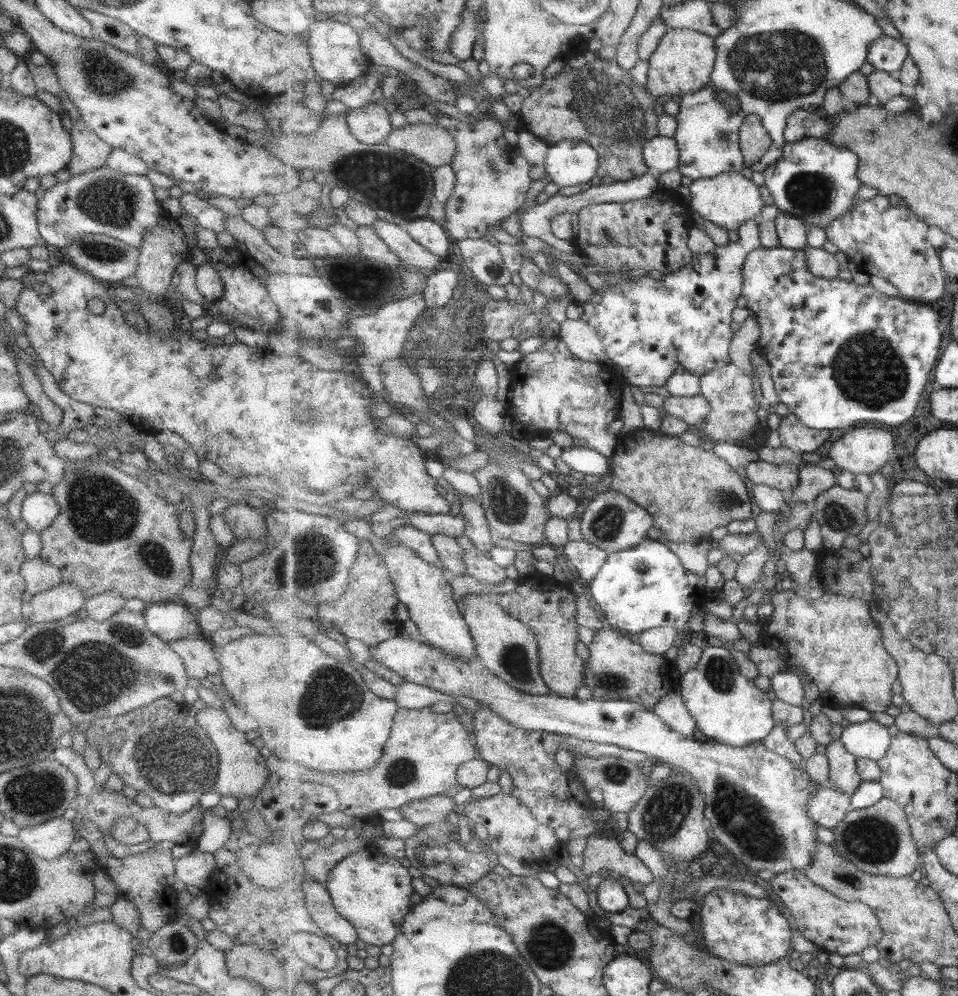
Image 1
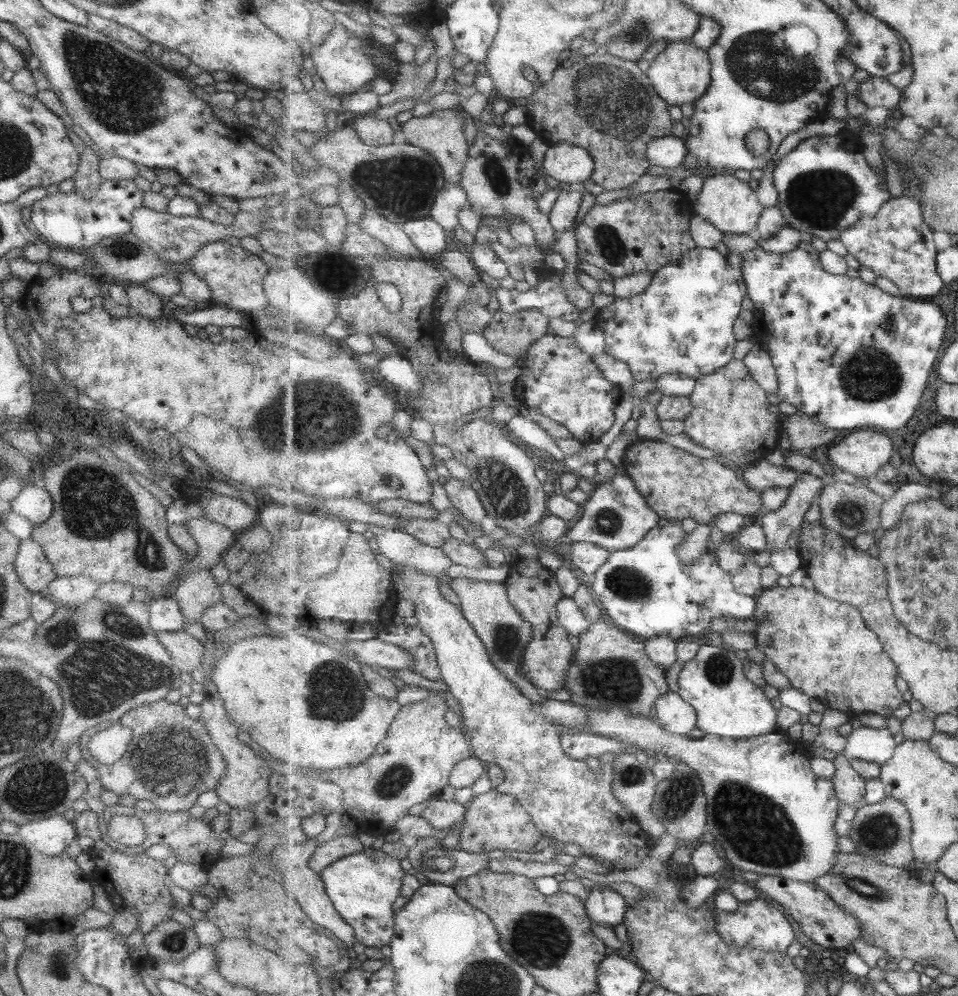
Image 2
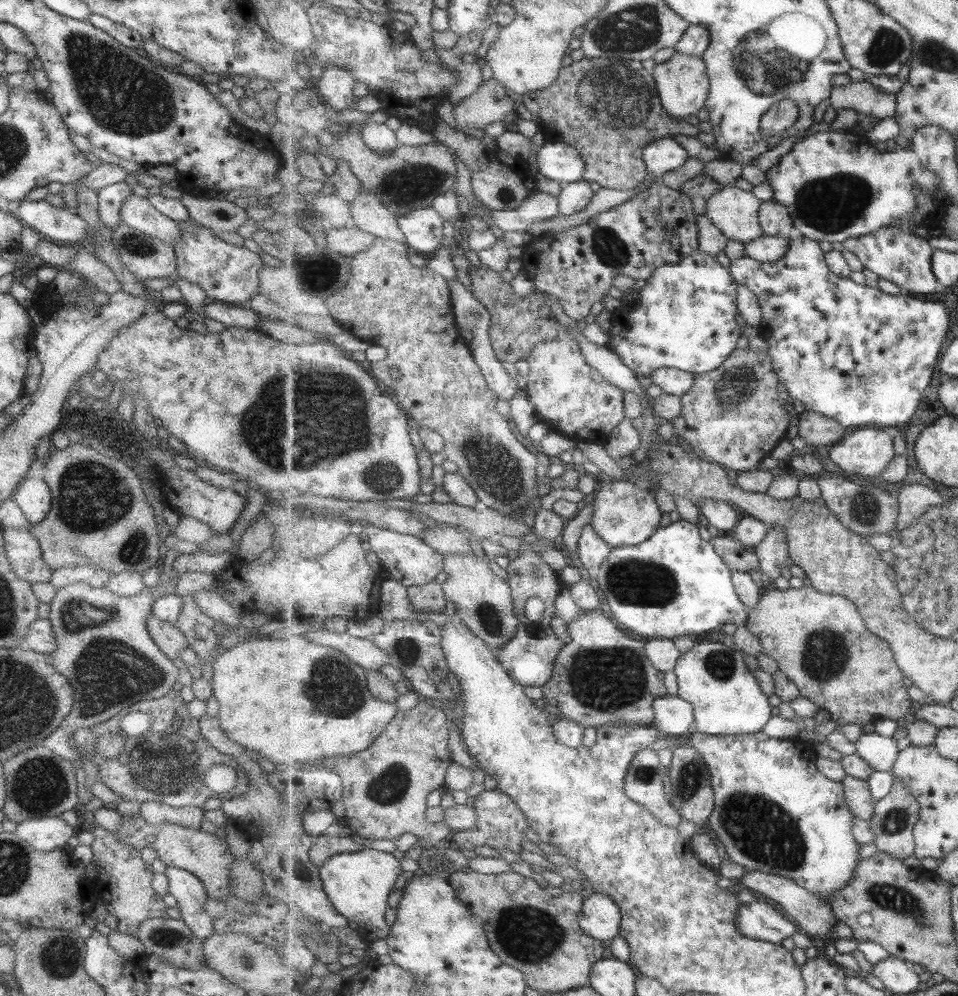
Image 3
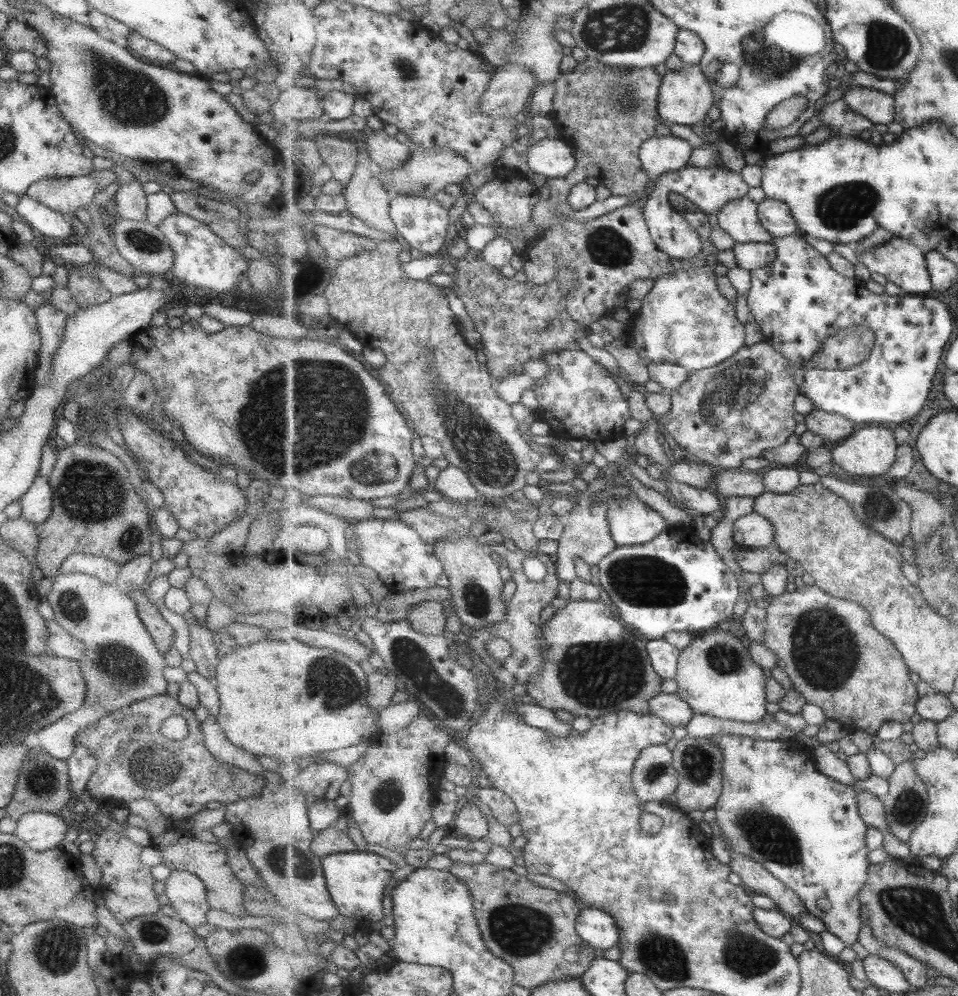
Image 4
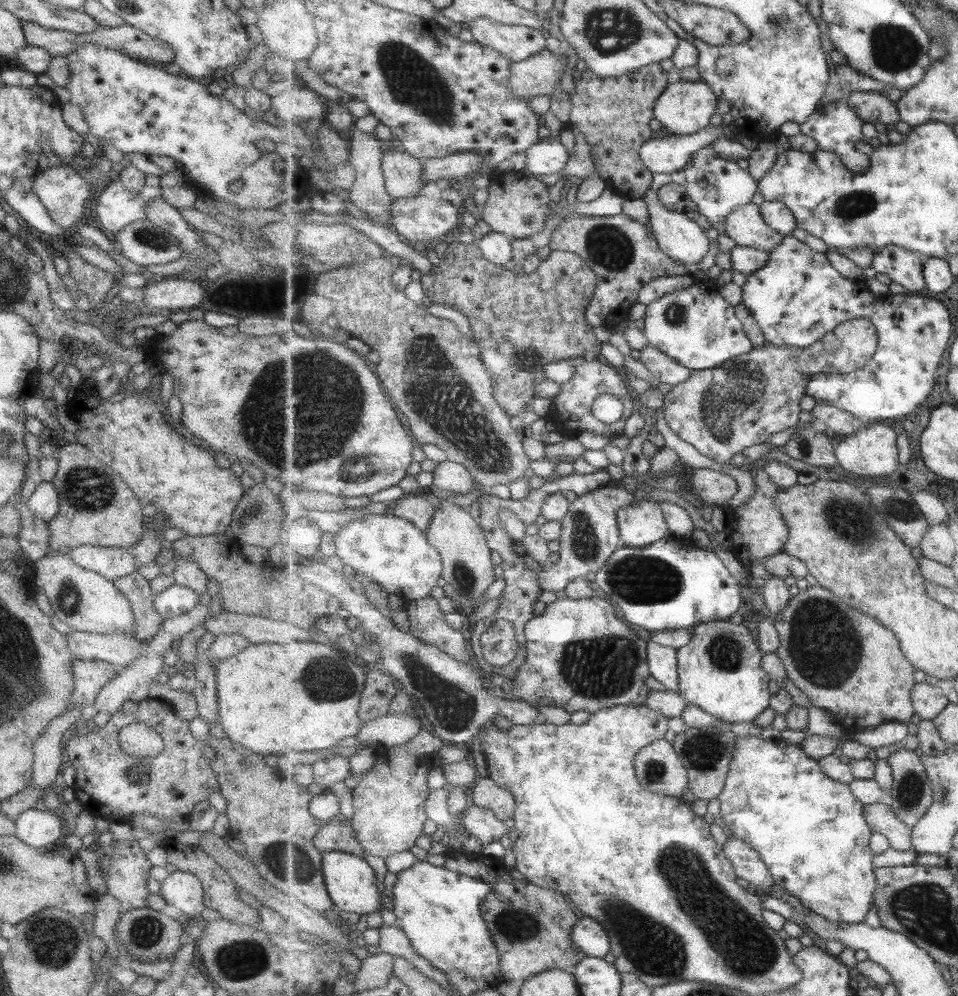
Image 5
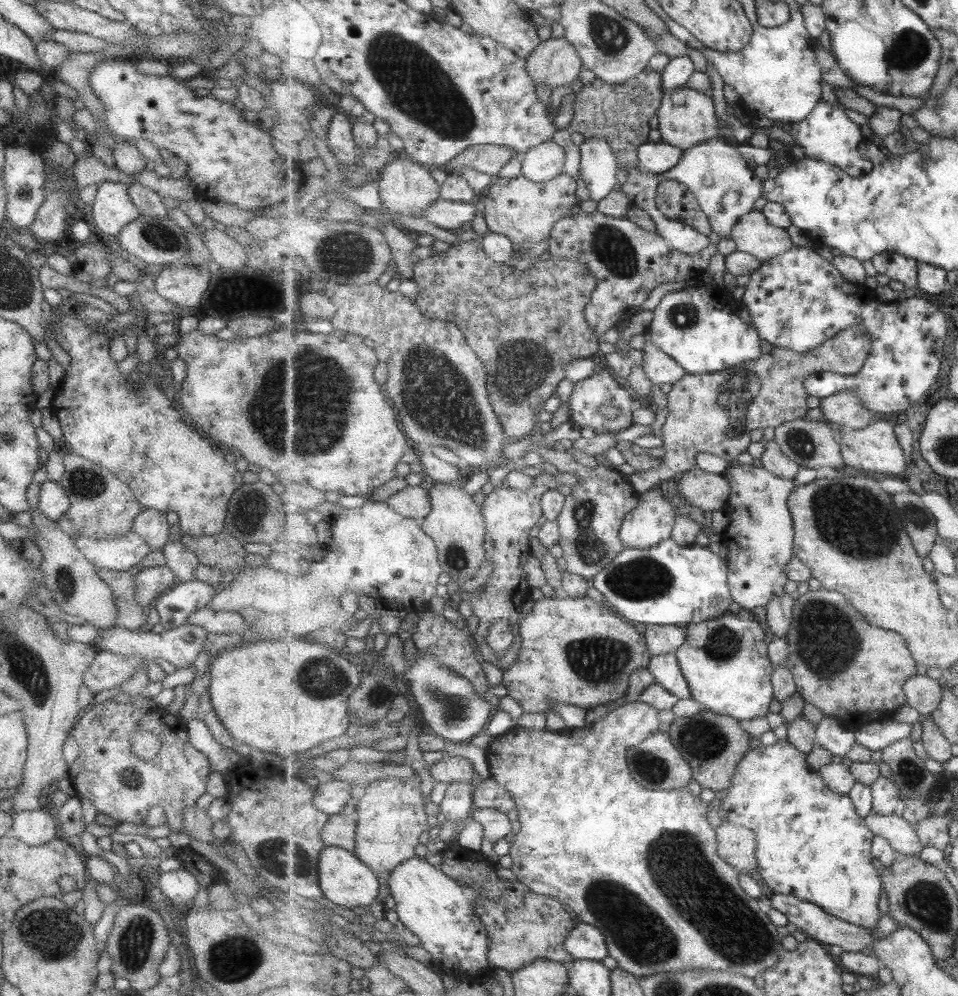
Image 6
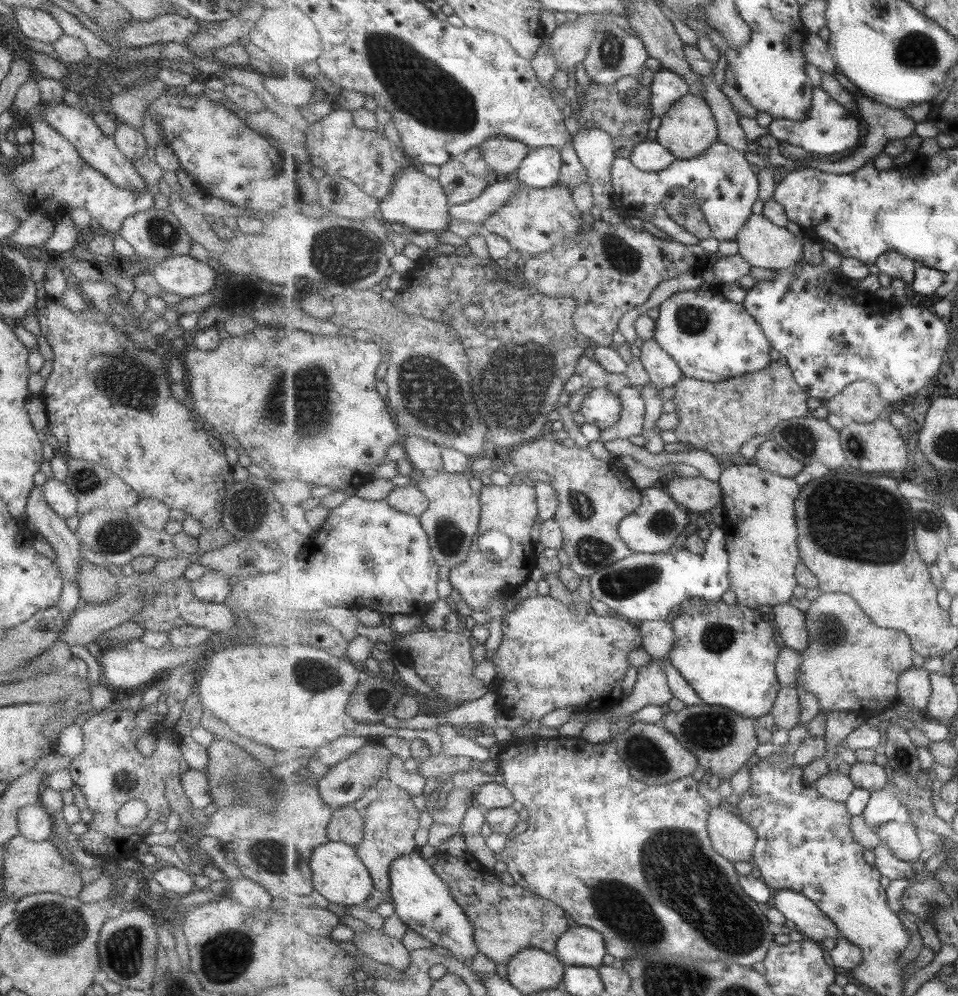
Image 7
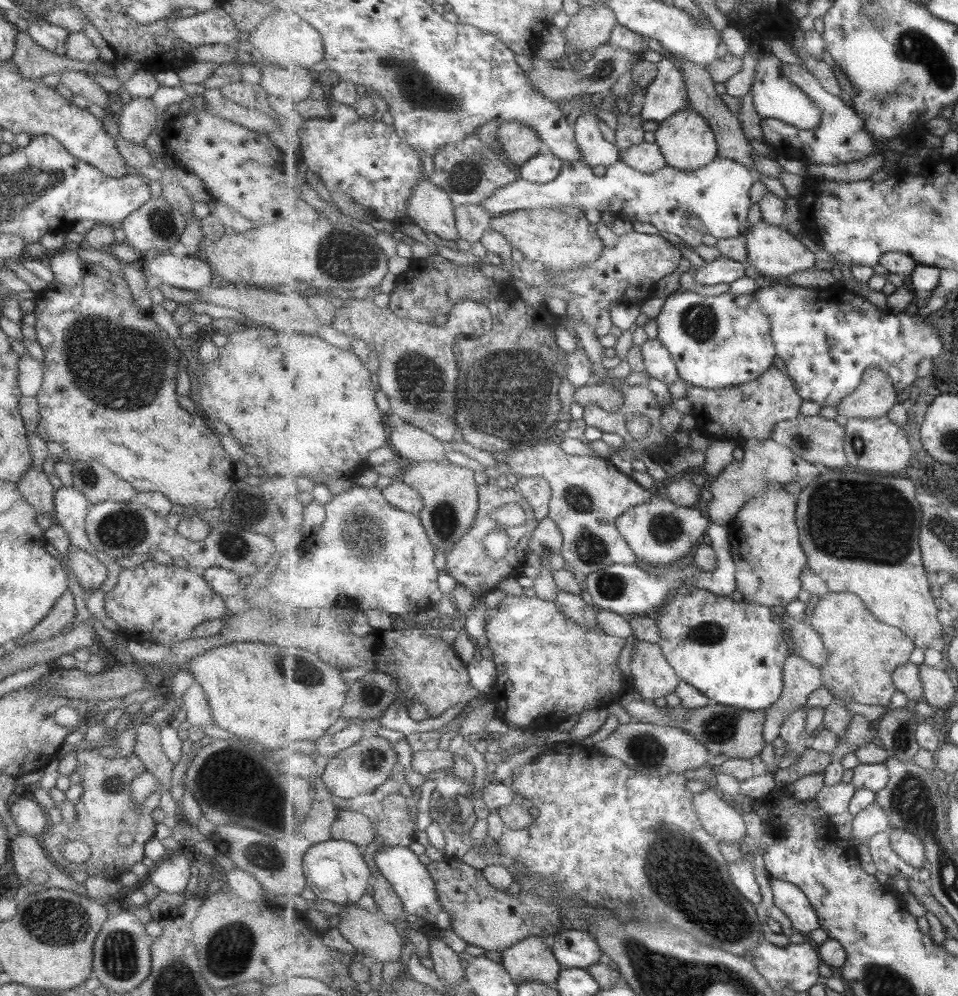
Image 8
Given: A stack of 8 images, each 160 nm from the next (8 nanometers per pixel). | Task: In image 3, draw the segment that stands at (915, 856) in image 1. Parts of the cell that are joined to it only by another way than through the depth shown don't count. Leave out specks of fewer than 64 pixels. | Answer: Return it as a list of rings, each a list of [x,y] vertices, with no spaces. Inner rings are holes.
[[[894,779],[894,786],[891,793],[876,803],[876,814],[871,823],[872,831],[876,834],[876,839],[873,844],[881,851],[887,852],[892,857],[904,859],[911,856],[916,851],[916,838],[914,832],[917,822],[921,818],[921,803],[905,786],[903,781]]]

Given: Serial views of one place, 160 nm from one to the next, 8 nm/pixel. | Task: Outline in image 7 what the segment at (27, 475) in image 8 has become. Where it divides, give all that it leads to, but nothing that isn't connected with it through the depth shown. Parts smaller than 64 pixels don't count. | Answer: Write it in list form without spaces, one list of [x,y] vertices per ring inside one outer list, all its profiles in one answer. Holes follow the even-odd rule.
[[[33,485],[33,488],[29,491],[24,509],[25,517],[23,518],[23,522],[25,522],[35,534],[45,538],[54,550],[56,557],[53,562],[58,566],[61,578],[64,582],[71,581],[76,583],[78,560],[82,557],[81,553],[79,553],[79,540],[76,534],[69,530],[65,519],[57,516],[44,501],[41,485]]]

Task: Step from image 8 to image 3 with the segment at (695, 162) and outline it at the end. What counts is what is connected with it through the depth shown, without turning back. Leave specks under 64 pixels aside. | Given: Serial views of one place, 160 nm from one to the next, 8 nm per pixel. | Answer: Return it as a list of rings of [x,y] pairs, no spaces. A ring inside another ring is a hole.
[[[678,52],[671,60],[663,64],[657,63],[653,71],[662,105],[673,118],[689,118],[706,108],[710,95],[710,78],[703,57]]]

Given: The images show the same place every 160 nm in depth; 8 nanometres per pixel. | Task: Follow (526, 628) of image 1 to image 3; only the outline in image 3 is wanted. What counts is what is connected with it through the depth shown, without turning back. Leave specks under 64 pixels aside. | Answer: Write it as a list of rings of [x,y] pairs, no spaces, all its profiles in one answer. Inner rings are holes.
[[[449,555],[444,558],[444,563],[443,570],[447,574],[447,579],[443,583],[443,588],[448,600],[456,607],[456,616],[473,631],[473,634],[484,639],[494,653],[498,653],[515,636],[520,621],[514,610],[512,587],[509,581],[500,578],[491,570],[490,561],[485,556],[480,558],[475,555]]]

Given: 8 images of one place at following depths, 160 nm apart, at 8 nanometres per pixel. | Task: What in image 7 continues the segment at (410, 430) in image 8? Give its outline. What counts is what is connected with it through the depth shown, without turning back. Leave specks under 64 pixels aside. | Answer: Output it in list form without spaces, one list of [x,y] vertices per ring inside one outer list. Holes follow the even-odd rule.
[[[405,435],[403,449],[412,466],[424,474],[442,472],[445,468],[438,444],[417,435]]]

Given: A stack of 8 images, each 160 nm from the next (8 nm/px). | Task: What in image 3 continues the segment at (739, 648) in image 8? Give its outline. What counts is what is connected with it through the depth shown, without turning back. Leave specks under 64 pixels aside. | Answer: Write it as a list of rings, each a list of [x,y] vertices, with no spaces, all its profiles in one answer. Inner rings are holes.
[[[721,642],[697,643],[677,664],[678,696],[693,704],[698,732],[736,735],[762,732],[773,716],[770,696],[761,689],[745,662],[745,653]]]

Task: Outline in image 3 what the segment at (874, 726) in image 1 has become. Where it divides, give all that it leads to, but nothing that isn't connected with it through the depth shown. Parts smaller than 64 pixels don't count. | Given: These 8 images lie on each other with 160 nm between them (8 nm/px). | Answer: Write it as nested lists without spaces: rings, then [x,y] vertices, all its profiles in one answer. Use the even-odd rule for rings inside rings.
[[[863,733],[856,741],[859,753],[875,771],[893,771],[900,750],[897,741],[873,733]]]

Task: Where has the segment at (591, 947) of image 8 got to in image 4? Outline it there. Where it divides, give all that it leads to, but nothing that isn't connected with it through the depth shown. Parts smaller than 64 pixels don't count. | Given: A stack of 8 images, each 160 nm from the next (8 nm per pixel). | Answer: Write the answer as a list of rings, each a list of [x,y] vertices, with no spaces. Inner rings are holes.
[[[583,907],[576,929],[581,938],[599,952],[620,945],[620,928],[616,920],[604,910]]]

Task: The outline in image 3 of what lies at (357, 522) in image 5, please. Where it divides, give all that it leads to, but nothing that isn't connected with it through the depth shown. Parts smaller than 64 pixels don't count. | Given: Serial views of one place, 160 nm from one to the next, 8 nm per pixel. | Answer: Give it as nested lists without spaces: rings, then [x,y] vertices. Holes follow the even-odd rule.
[[[365,525],[364,532],[382,566],[389,572],[391,578],[404,583],[406,587],[421,586],[435,582],[435,578],[445,568],[444,554],[435,550],[419,535],[405,534],[384,526]]]

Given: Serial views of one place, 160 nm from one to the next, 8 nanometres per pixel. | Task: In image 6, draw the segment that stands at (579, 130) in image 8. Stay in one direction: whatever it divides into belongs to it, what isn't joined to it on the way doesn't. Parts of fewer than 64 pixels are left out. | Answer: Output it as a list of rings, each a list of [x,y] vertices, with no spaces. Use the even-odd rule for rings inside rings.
[[[603,137],[585,139],[580,144],[580,151],[580,176],[589,190],[590,199],[599,203],[620,187],[616,152]]]

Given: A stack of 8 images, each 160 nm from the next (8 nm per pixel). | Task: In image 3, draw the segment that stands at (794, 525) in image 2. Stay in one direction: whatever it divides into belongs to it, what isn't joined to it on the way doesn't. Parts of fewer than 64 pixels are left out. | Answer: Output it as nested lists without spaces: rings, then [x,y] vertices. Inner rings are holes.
[[[782,526],[771,528],[768,537],[754,549],[760,558],[761,572],[772,580],[782,576],[783,569],[787,568],[790,559],[787,533]]]

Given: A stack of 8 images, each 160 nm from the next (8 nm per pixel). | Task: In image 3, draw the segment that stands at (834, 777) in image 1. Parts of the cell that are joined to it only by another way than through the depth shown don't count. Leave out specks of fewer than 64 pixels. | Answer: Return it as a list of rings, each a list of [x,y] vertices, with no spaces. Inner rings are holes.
[[[847,775],[843,784],[845,802],[850,806],[856,818],[866,821],[873,820],[877,800],[871,794],[870,782]]]

